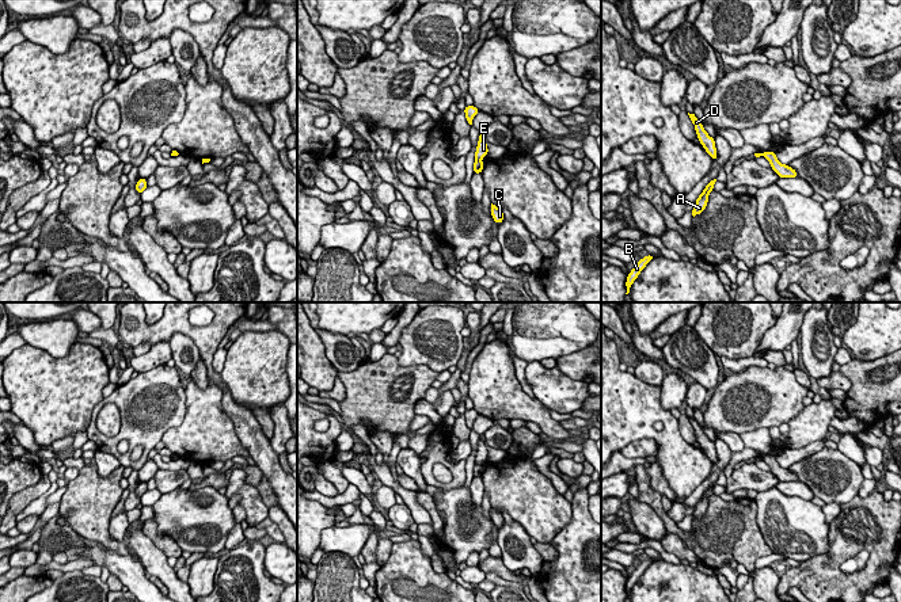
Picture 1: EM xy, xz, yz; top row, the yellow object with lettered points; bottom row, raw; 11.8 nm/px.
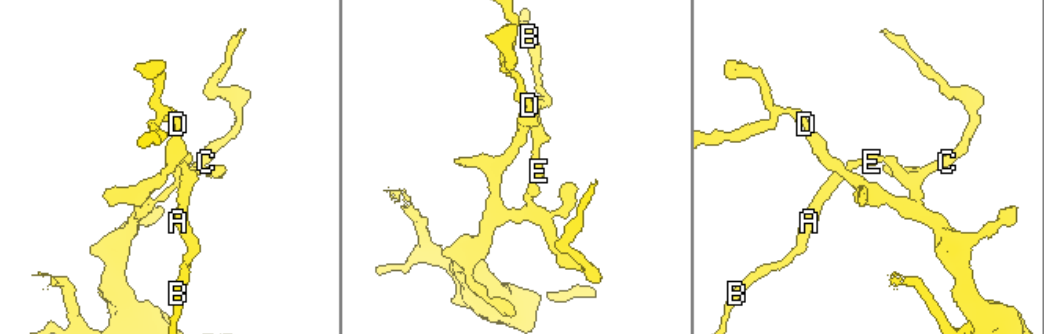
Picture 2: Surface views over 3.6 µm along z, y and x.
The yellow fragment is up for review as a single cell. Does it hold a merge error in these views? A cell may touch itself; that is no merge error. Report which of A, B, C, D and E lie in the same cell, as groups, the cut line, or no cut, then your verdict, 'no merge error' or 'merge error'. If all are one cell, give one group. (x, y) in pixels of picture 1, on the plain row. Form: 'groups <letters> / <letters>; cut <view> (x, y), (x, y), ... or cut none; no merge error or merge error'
groups A B E / C D; cut xz (475, 463), (481, 465); merge error

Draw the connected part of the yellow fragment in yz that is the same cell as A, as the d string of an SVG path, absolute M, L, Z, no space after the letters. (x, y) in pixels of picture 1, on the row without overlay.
M716 483L711 484L703 494L703 496L697 500L696 506L695 506L695 511L692 514L692 519L695 521L696 518L702 518L703 514L706 513L707 507L708 507L708 499L710 496L714 494L714 488L715 488Z

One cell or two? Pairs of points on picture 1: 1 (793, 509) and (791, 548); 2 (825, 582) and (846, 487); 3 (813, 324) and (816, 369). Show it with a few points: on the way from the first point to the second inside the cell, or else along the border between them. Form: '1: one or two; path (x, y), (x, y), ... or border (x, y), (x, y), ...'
1: one; path (798, 518), (798, 538)
2: two; border (856, 494), (841, 505)
3: one; path (816, 335), (816, 358)

